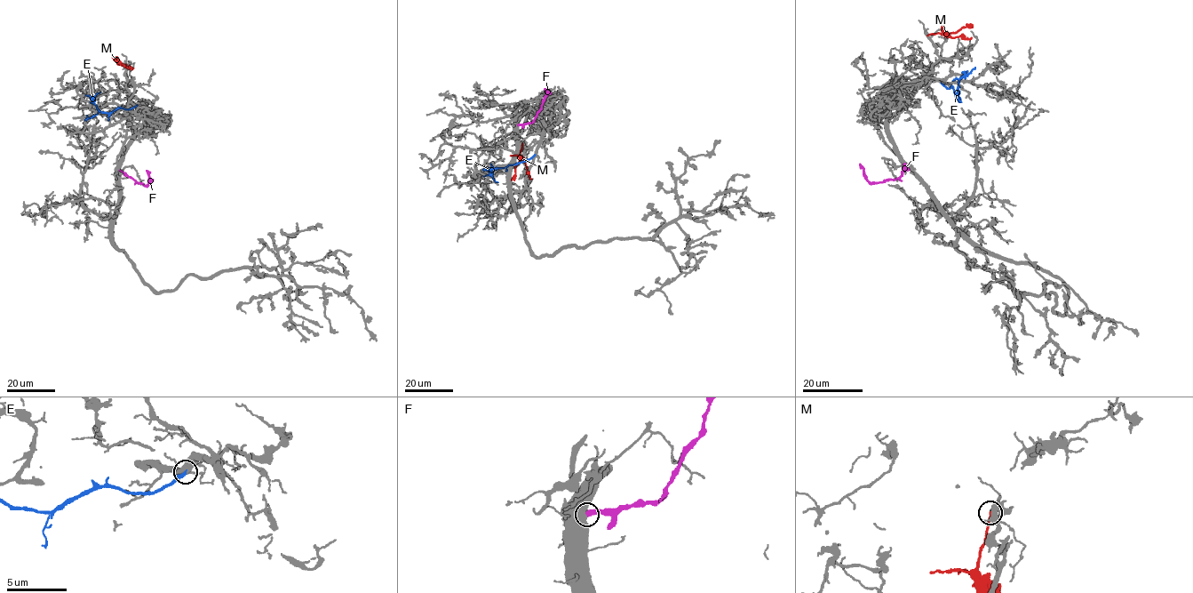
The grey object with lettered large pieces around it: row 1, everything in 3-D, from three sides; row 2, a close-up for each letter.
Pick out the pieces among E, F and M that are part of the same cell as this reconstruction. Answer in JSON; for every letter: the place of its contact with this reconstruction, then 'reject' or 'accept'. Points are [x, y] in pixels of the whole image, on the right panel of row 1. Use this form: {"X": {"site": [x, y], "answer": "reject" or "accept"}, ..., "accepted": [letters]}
{"E": {"site": [941, 83], "answer": "accept"}, "F": {"site": [904, 164], "answer": "reject"}, "M": {"site": [927, 36], "answer": "reject"}, "accepted": ["E"]}

